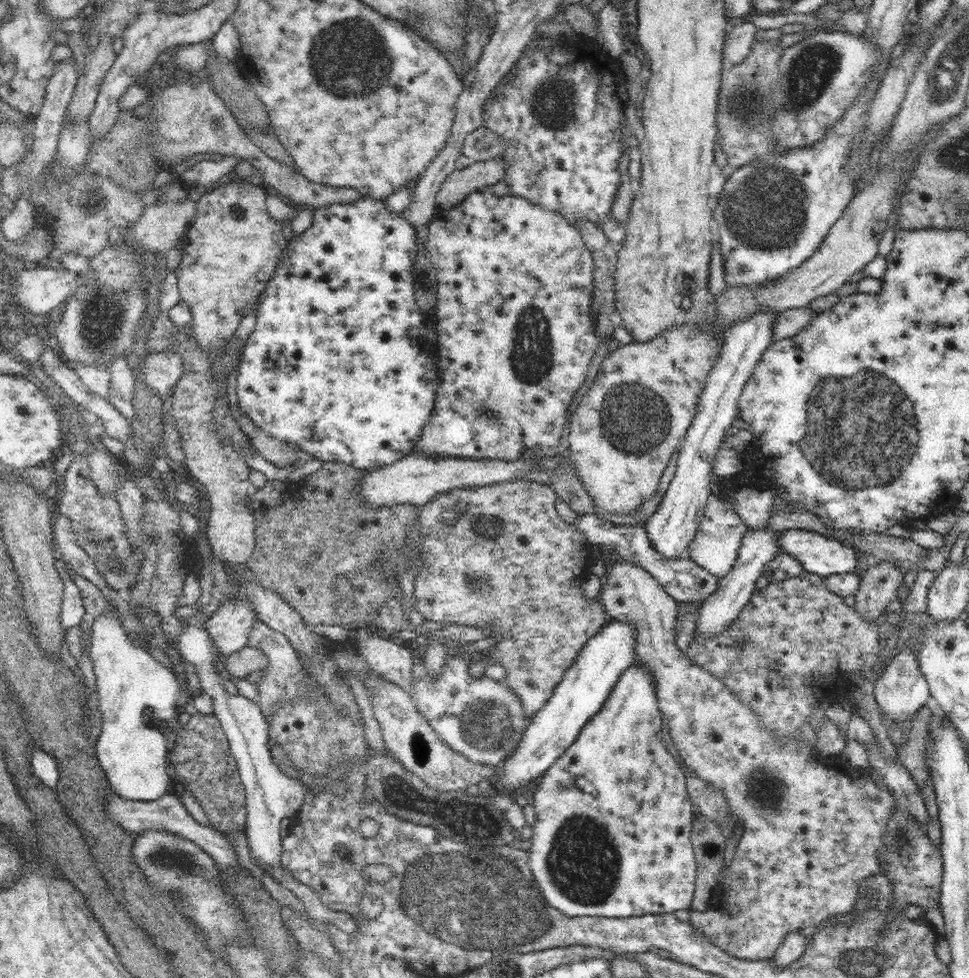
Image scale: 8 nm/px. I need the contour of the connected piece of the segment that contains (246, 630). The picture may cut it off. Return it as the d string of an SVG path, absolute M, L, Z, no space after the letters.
M228 596L222 606L206 620L206 630L214 640L218 656L230 656L248 646L248 636L254 628L258 612L252 602L240 596Z

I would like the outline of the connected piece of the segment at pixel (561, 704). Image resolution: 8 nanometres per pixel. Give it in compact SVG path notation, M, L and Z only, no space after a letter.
M612 620L610 624L604 624L600 632L596 632L588 642L580 648L578 658L570 664L566 674L562 676L558 688L554 688L552 698L546 702L546 706L532 718L526 736L514 756L510 756L504 764L500 764L496 782L492 784L498 794L508 794L512 788L524 782L540 780L542 774L576 742L582 728L598 716L610 694L614 692L614 686L618 680L622 680L622 674L636 664L636 640L638 628L632 622L620 622Z

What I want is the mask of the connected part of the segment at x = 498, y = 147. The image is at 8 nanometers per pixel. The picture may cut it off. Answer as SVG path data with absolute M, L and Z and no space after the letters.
M484 124L466 136L462 146L462 154L468 156L472 162L504 158L506 150L508 150L508 142L496 132L490 132Z

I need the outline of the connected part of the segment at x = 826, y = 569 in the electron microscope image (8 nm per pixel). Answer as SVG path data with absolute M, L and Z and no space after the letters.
M786 530L780 534L782 550L804 566L806 572L824 578L834 574L856 574L858 550L840 540L810 530Z

